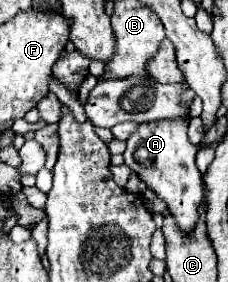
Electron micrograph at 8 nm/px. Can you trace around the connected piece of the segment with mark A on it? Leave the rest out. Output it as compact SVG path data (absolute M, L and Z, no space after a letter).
M184 117L184 121L150 121L140 123L140 129L132 133L126 141L124 159L126 165L140 175L140 179L156 191L160 199L166 201L168 211L174 215L176 223L184 233L190 233L198 221L198 207L202 201L202 175L194 163L198 147L194 147L188 141L188 121L190 117Z

